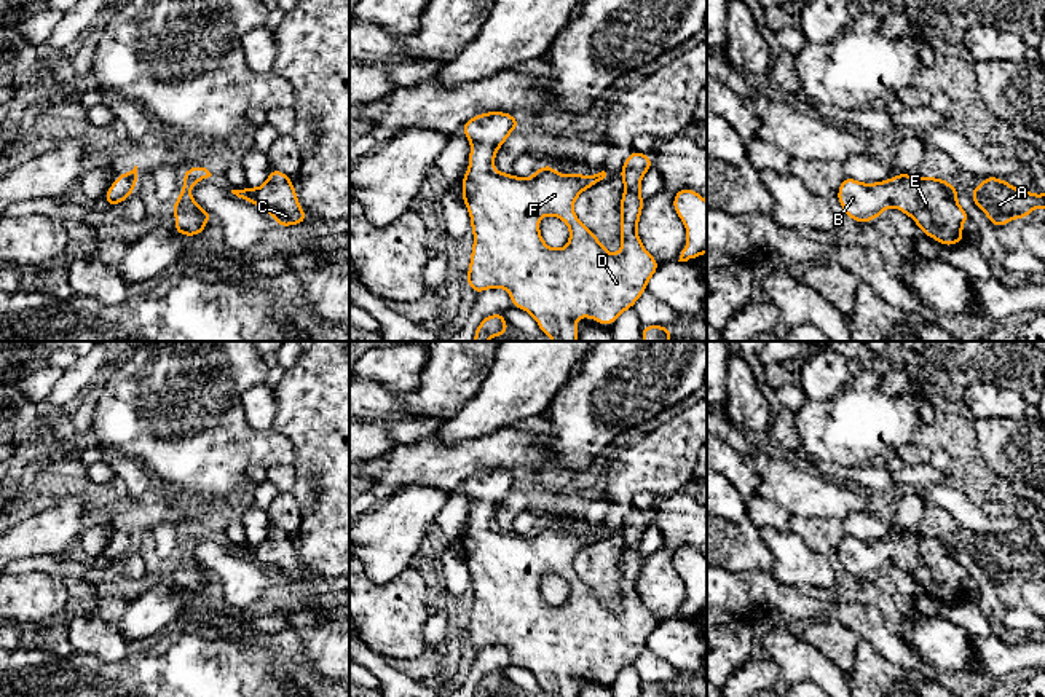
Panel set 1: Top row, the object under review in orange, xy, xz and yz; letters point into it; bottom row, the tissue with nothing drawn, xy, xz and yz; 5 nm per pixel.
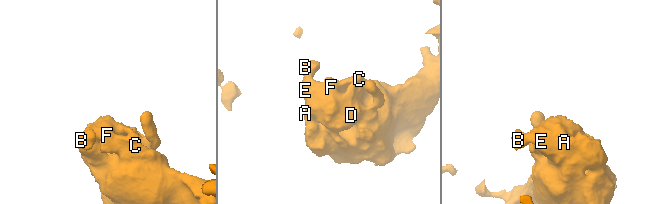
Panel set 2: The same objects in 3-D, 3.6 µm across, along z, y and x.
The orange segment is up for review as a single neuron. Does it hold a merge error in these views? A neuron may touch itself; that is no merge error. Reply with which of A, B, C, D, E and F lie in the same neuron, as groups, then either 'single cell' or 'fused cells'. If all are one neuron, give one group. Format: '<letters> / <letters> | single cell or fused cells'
A B C D E F | single cell

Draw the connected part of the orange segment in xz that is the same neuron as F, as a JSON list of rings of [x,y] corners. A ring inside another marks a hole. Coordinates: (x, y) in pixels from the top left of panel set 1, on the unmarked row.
[[[506,469],[479,471],[461,483],[461,490],[471,498],[469,526],[461,538],[461,555],[469,568],[474,590],[466,640],[475,654],[491,644],[506,646],[512,664],[528,668],[544,692],[552,697],[578,697],[578,675],[592,675],[603,683],[614,681],[622,668],[633,665],[661,624],[643,604],[637,590],[646,560],[640,552],[640,542],[653,525],[653,515],[632,507],[621,525],[625,545],[619,563],[622,601],[619,611],[611,612],[573,568],[576,555],[603,538],[606,530],[566,533],[542,522],[531,534],[520,536],[496,528],[495,512],[517,483],[520,478]],[[544,573],[555,573],[568,582],[570,600],[563,606],[546,603],[538,584]]]

